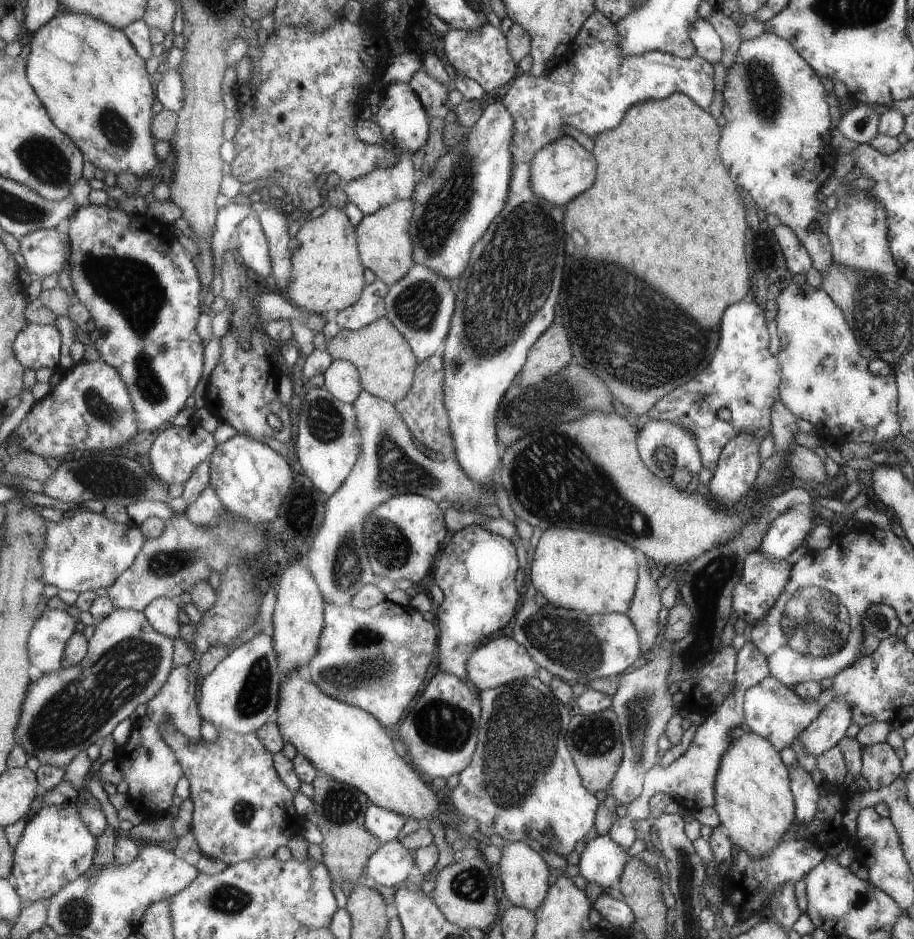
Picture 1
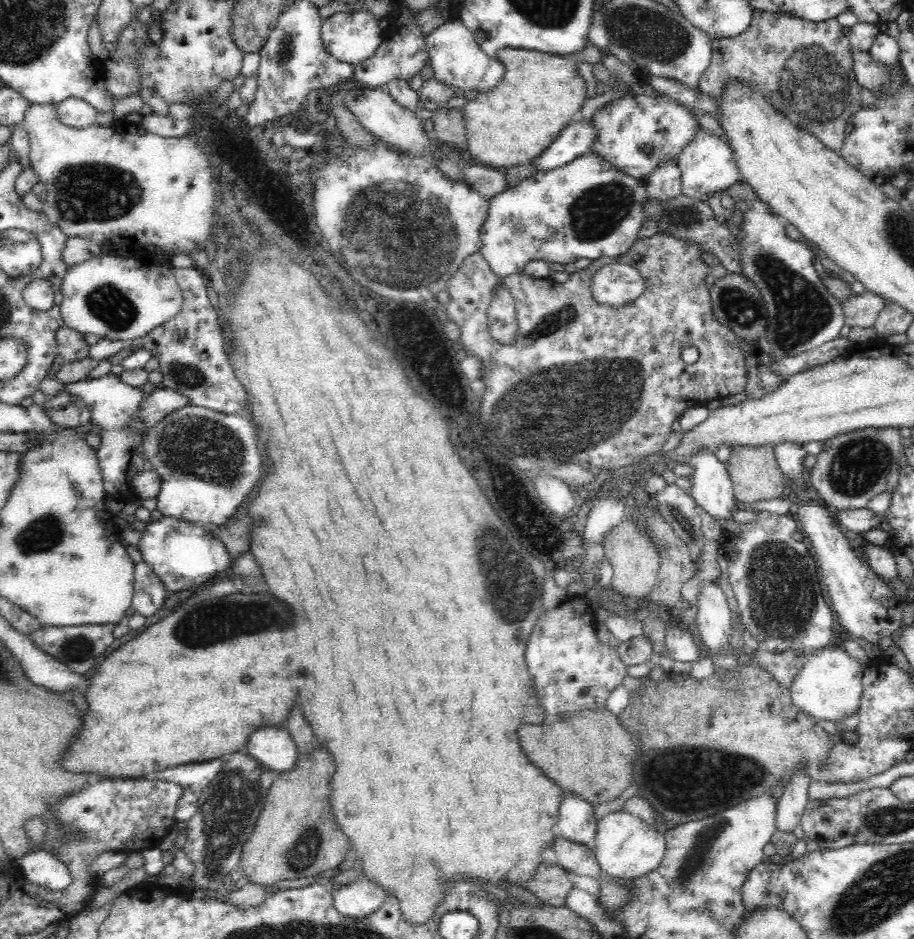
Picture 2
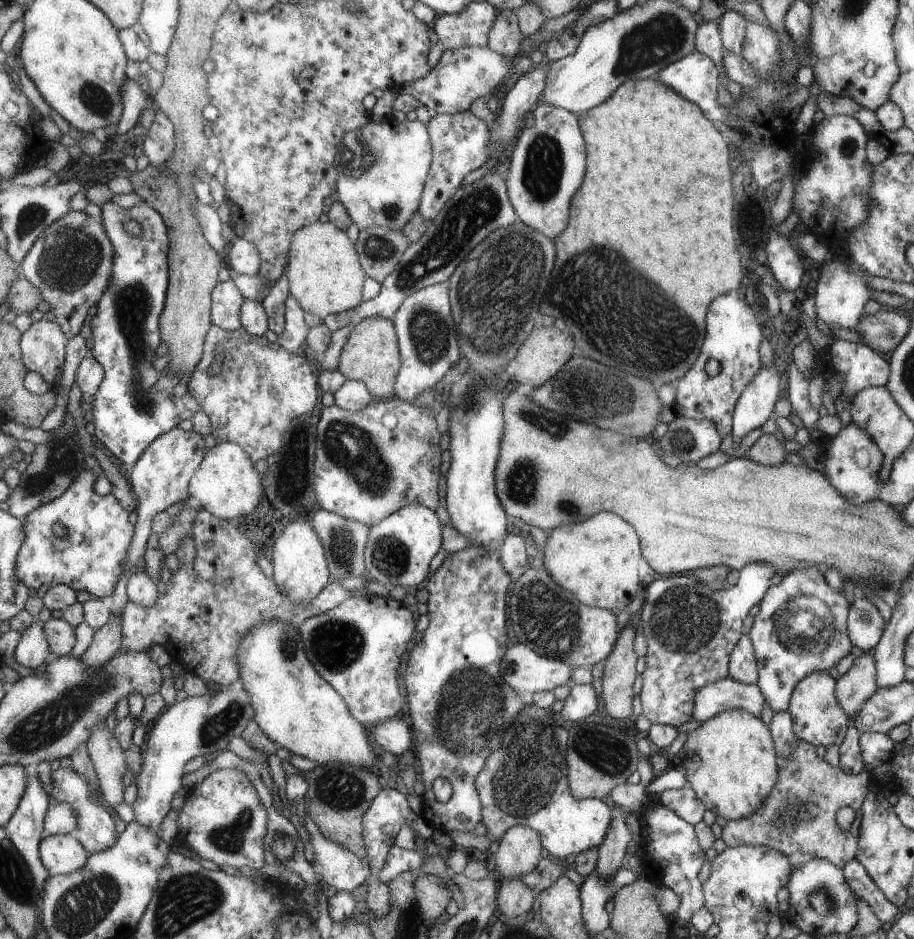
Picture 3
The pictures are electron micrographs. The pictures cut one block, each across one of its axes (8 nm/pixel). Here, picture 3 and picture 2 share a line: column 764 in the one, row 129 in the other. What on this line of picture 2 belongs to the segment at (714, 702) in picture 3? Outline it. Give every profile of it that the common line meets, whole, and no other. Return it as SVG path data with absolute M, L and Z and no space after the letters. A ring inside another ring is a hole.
M702 127L692 138L690 144L682 150L677 162L678 171L681 175L681 195L707 202L707 200L728 192L728 190L737 183L744 183L740 175L738 165L735 163L734 153L730 151L730 146L716 138L709 131L704 131Z

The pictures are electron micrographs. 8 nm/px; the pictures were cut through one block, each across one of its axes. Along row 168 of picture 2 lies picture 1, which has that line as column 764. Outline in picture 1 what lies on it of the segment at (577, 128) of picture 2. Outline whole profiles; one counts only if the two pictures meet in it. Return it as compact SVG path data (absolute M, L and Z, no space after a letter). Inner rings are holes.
M798 504L784 510L781 514L774 514L765 536L763 536L759 550L770 559L784 559L791 554L797 546L803 542L803 537L811 530L812 514L816 508L810 508L808 505Z

